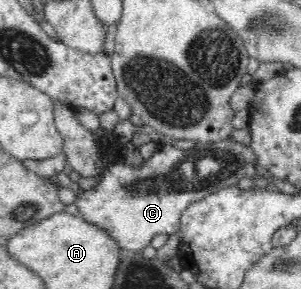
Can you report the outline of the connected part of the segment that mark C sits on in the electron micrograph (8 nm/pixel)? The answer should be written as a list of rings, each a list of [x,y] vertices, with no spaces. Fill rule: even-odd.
[[[227,138],[226,140],[220,142],[214,142],[209,146],[197,146],[190,150],[182,150],[179,148],[175,148],[174,145],[167,146],[158,146],[157,150],[151,155],[149,159],[146,159],[142,162],[142,165],[136,169],[136,167],[130,166],[130,164],[125,163],[124,161],[112,162],[105,167],[105,172],[101,175],[101,180],[88,190],[80,190],[77,193],[76,206],[78,207],[79,216],[81,216],[84,220],[88,221],[88,223],[92,224],[92,226],[96,226],[96,228],[100,227],[100,229],[104,230],[106,234],[110,235],[110,238],[118,244],[120,249],[122,250],[132,250],[138,251],[144,249],[144,247],[148,247],[150,245],[152,238],[154,238],[157,234],[176,234],[180,233],[180,217],[182,217],[182,211],[190,205],[190,203],[194,201],[200,201],[200,199],[204,199],[208,194],[214,193],[220,188],[228,187],[231,185],[237,185],[239,179],[242,177],[251,178],[256,174],[256,168],[254,167],[257,163],[255,159],[254,152],[249,146],[245,146],[238,142],[235,142],[231,138]]]

